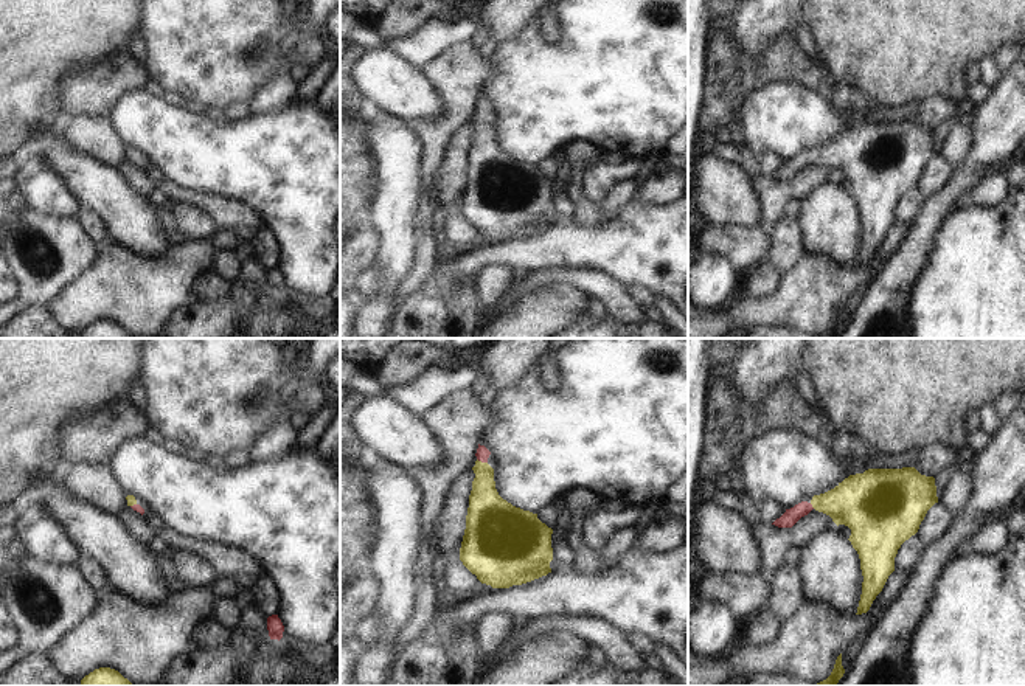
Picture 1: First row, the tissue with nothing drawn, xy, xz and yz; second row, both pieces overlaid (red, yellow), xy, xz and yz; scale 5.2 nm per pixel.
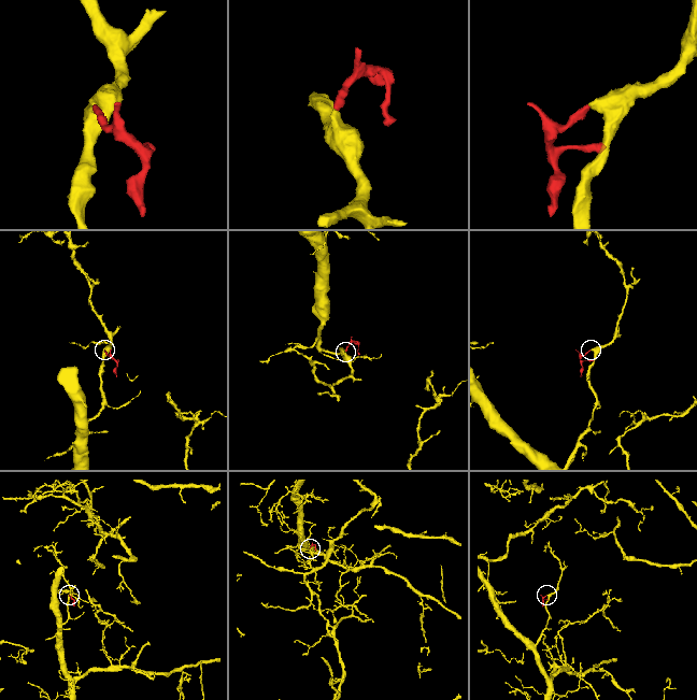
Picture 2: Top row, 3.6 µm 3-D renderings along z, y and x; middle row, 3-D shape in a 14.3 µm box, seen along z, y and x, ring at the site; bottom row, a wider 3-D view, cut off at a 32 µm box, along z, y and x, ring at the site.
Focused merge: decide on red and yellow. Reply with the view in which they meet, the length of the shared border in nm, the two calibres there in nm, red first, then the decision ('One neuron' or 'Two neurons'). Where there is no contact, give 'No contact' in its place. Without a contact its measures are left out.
Touches red in xz. Shared border 60 nm. Thickness 70 nm (red) against 190 nm. One neuron

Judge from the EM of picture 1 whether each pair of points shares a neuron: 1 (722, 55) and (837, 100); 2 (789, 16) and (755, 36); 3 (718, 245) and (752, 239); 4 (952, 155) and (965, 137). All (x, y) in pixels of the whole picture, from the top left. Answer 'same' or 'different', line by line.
1: same
2: same
3: same
4: same

